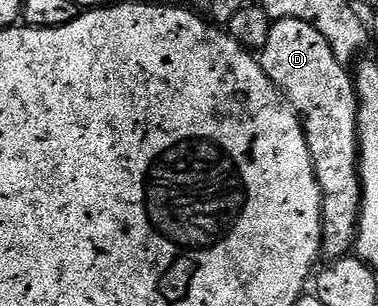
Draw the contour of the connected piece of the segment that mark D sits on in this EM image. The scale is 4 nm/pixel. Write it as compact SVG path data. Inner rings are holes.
M286 18L273 23L270 38L258 59L262 70L276 89L284 95L285 100L300 117L304 126L306 146L318 178L322 194L322 240L320 247L329 261L343 260L356 247L356 233L360 227L360 141L356 134L356 115L360 109L356 98L356 85L349 69L334 58L334 50L314 26L298 18Z

